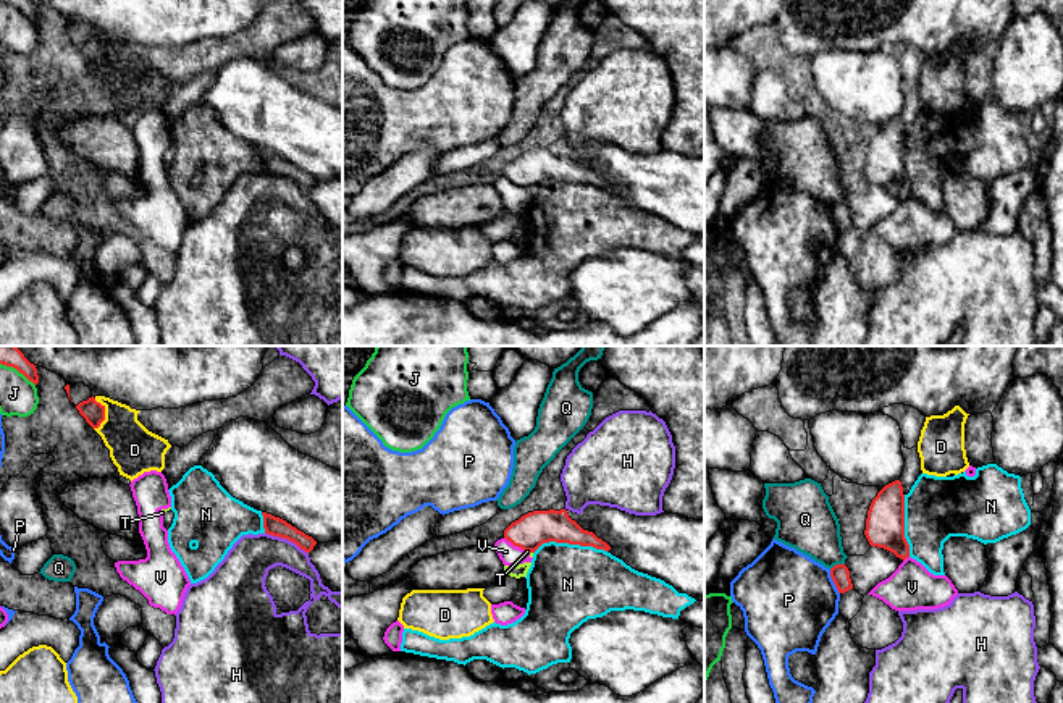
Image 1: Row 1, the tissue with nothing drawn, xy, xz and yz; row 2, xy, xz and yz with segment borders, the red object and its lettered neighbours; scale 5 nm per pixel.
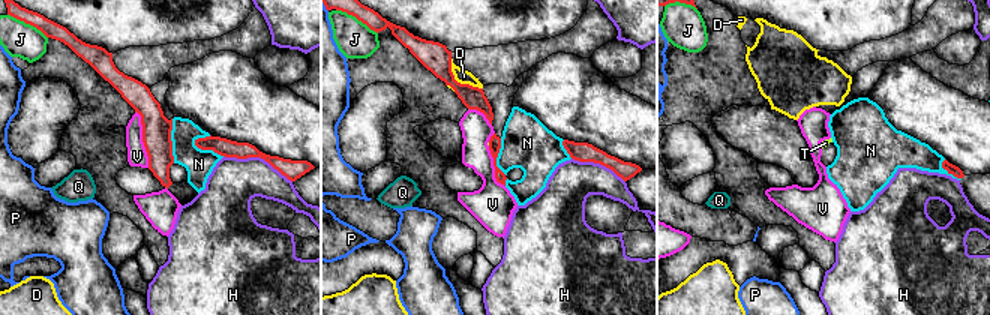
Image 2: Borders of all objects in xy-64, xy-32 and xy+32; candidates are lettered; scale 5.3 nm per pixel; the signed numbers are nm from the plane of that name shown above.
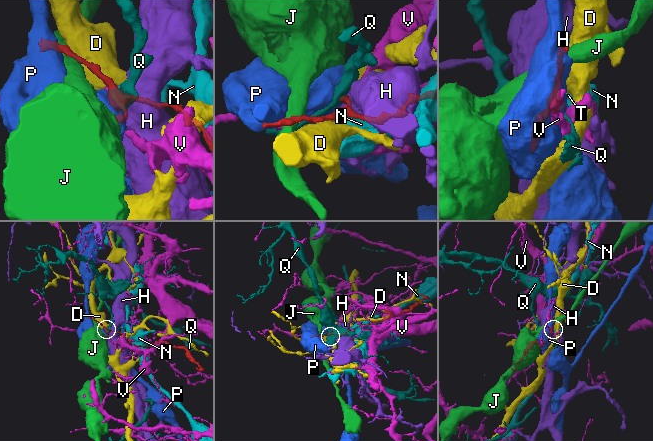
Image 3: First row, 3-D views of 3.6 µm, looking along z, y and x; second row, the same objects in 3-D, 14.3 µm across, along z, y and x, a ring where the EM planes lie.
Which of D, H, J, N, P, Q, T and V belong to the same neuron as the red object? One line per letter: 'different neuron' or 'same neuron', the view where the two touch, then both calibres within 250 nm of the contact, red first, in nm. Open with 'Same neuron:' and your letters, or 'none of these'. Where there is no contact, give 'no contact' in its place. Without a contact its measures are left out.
Same neuron: none of these
D: different neuron | xy | 110/240 nm
H: different neuron | xy | 100/220 nm
J: different neuron | xy | 110/190 nm
N: different neuron | xz | 170/400 nm
P: different neuron | yz | 90/460 nm
Q: different neuron | yz | 90/280 nm
T: different neuron | xz | 170/20 nm
V: different neuron | xz | 170/100 nm

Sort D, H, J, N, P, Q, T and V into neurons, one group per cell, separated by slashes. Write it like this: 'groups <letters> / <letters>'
groups D / H / J / N / P / Q / T V

